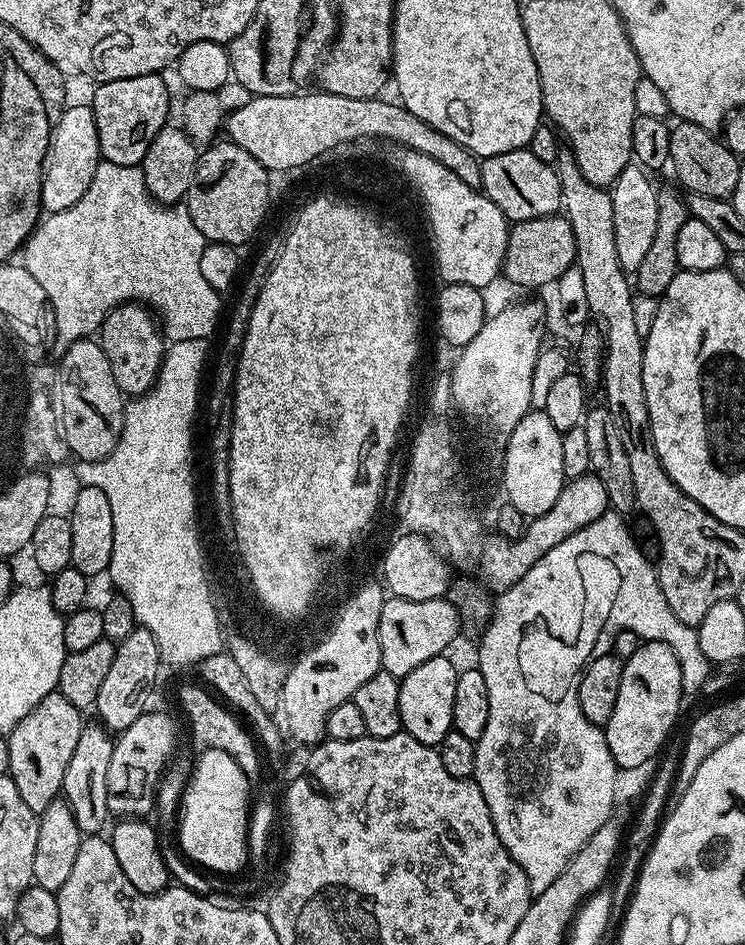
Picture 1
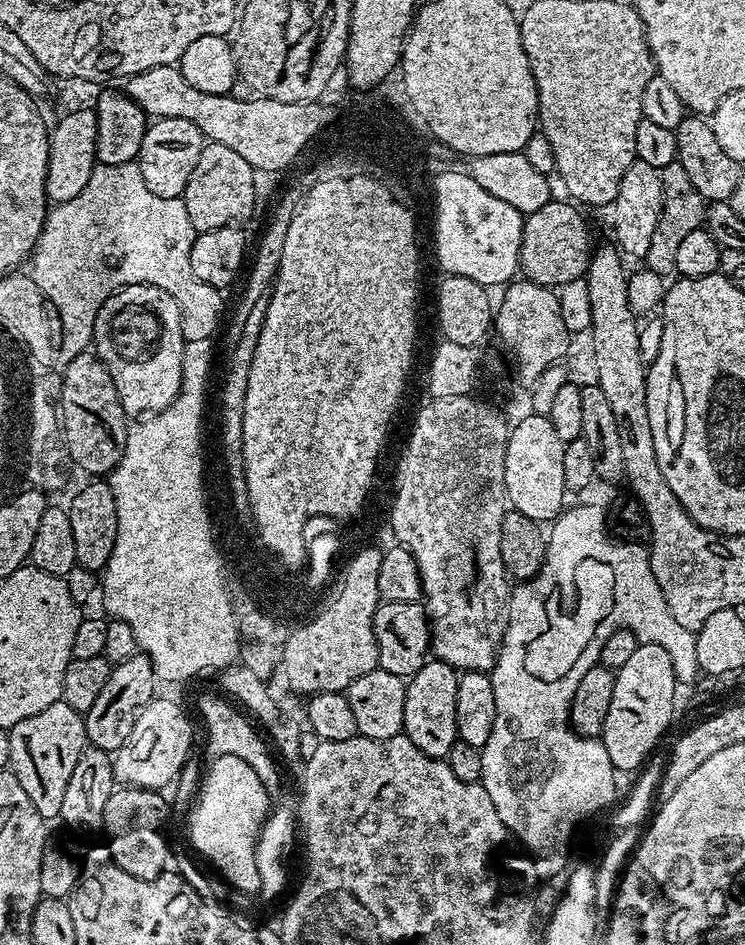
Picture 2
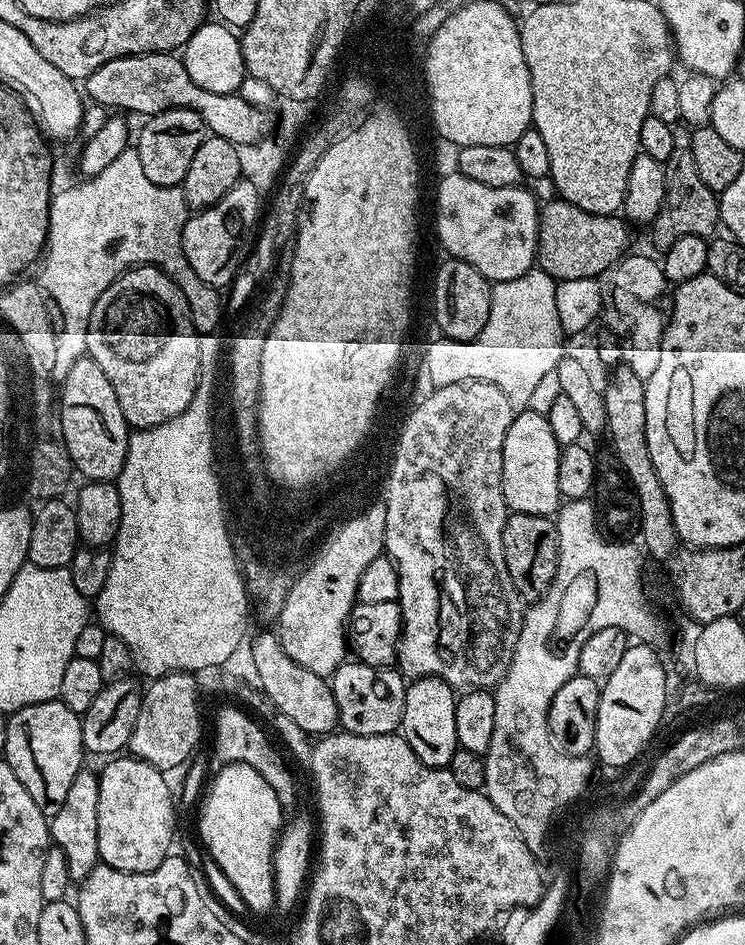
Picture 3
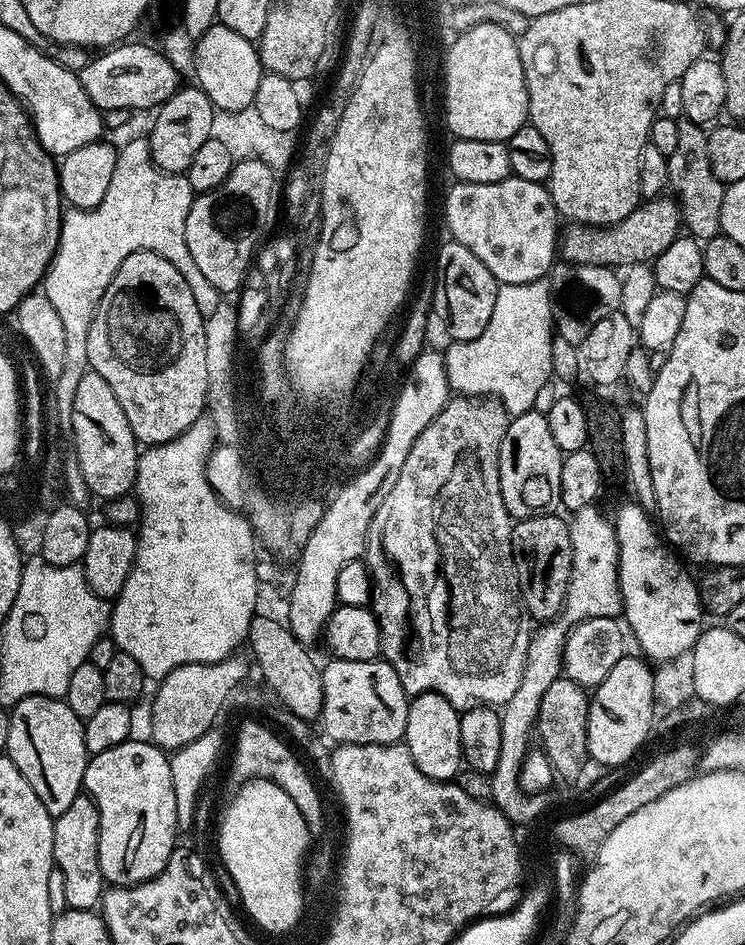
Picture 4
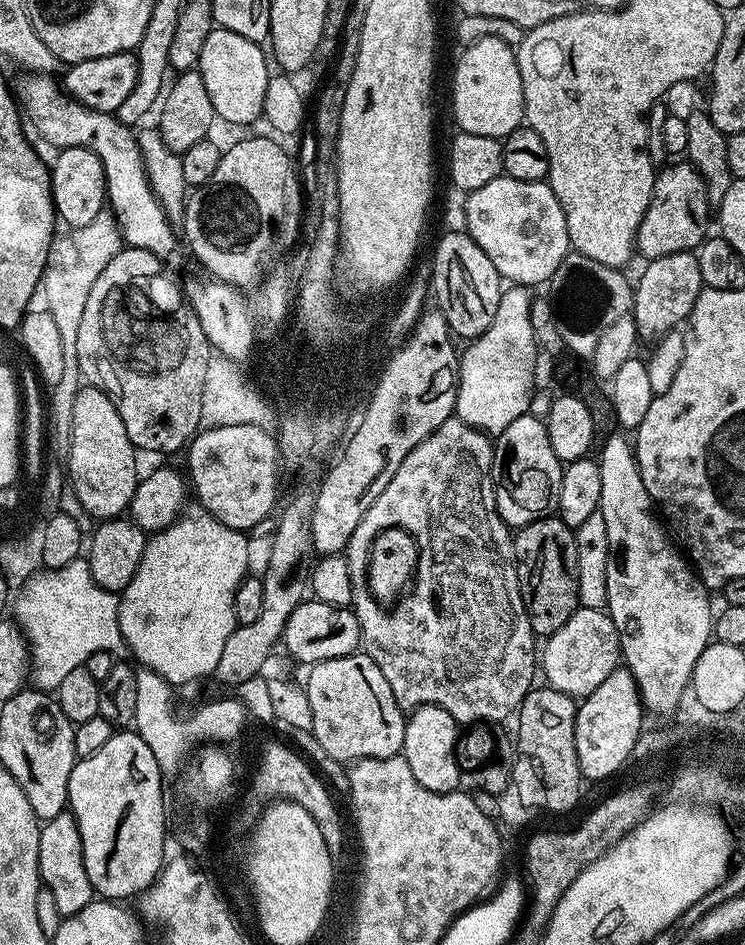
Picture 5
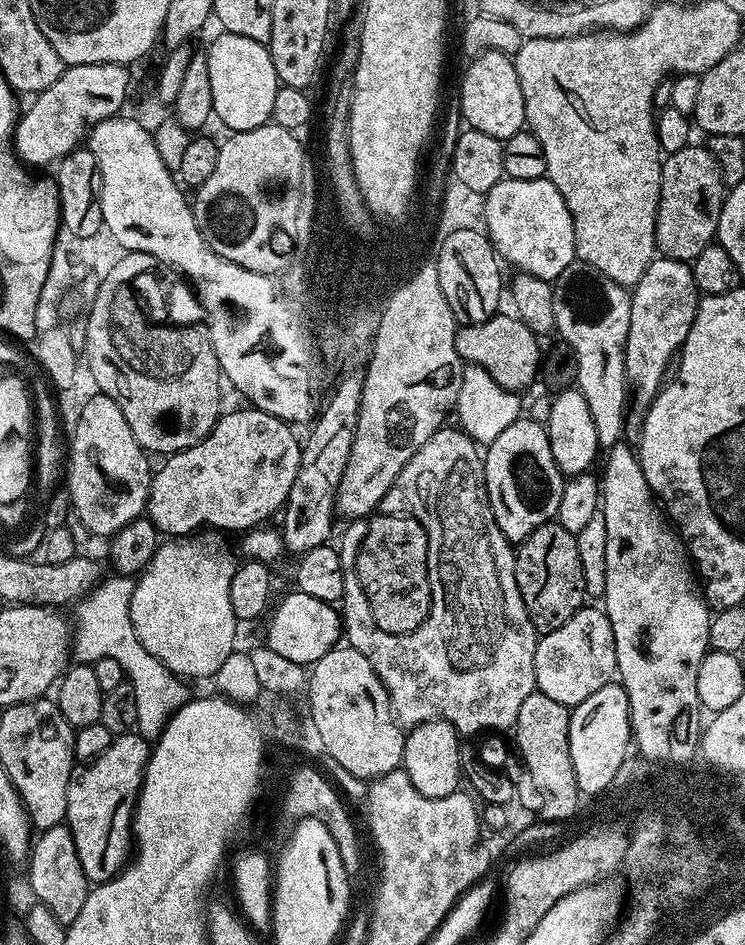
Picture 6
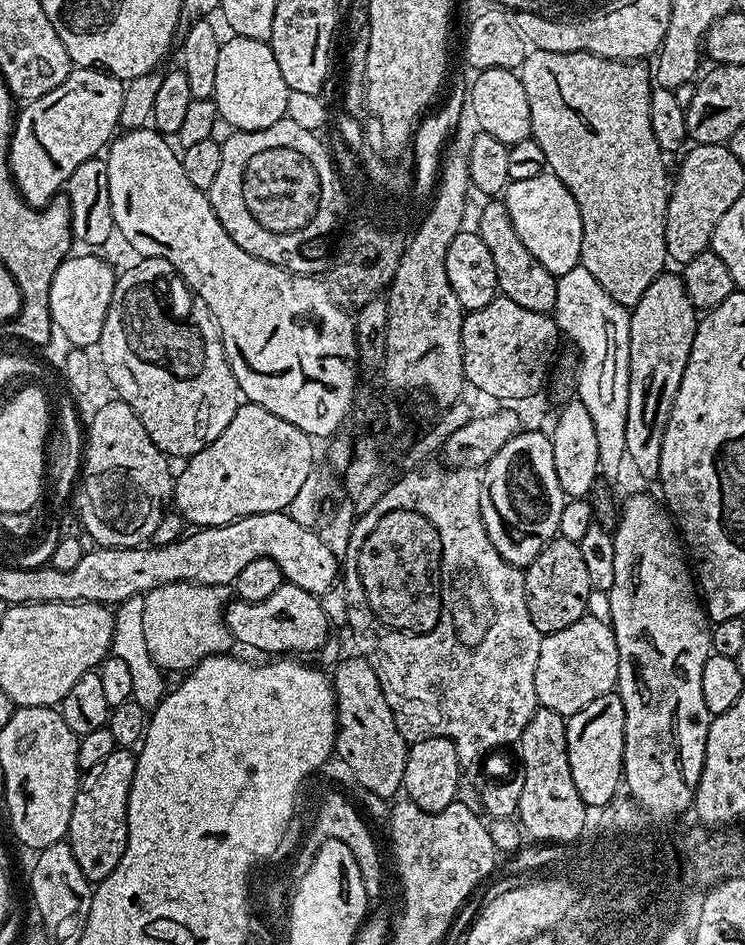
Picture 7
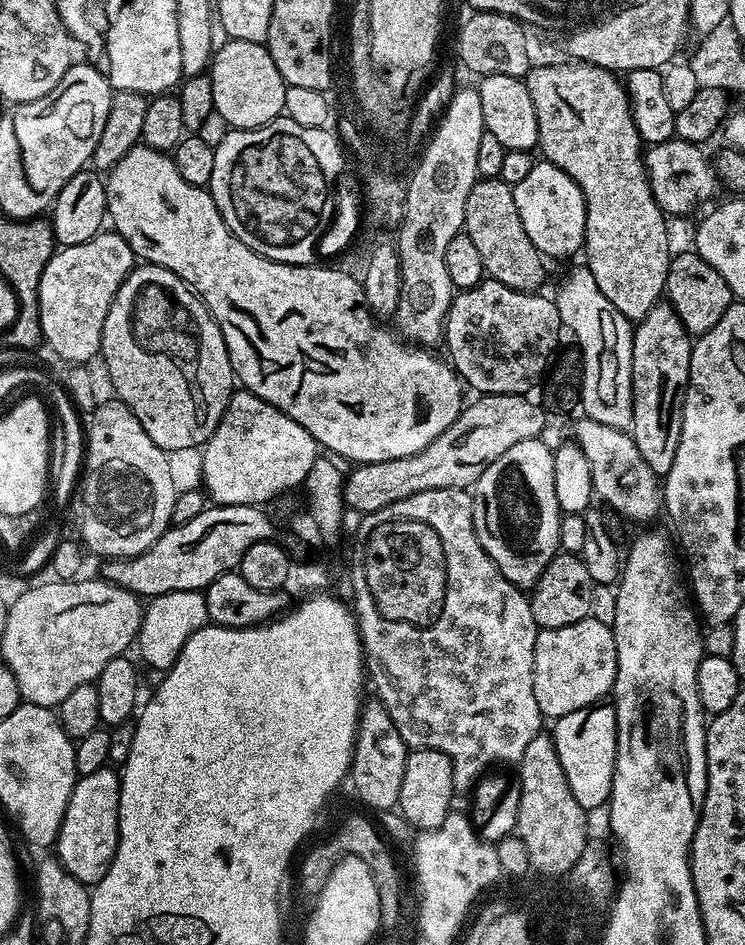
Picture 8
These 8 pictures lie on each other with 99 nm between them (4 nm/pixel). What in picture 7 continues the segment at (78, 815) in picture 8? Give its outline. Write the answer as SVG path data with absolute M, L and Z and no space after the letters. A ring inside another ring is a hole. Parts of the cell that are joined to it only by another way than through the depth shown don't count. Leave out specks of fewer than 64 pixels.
M117 747L98 766L87 768L76 786L66 842L74 850L74 862L82 866L82 874L90 882L105 880L118 866L128 845L128 791L135 769L135 755L127 748Z

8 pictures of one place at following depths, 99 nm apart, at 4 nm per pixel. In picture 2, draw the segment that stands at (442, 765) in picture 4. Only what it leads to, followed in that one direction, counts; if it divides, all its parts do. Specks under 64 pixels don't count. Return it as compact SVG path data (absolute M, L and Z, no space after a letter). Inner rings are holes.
M432 658L407 681L403 735L408 736L410 742L414 742L418 750L422 750L422 754L437 758L447 757L448 751L457 742L456 723L454 722L454 702L458 698L457 675L457 669L452 668L446 662Z

